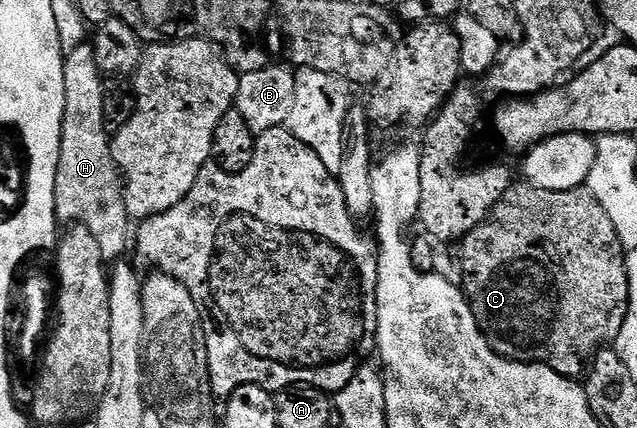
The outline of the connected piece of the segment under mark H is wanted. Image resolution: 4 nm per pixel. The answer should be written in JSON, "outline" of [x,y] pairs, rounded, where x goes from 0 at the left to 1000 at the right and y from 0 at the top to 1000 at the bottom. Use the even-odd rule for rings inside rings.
{"outline":[[[148,105],[118,107],[113,117],[110,110],[99,138],[99,166],[102,271],[86,414],[86,505],[94,521],[140,533],[159,577],[159,598],[165,607],[187,607],[203,584],[209,519],[199,505],[193,465],[196,425],[187,390],[181,386],[174,360],[176,325],[165,299],[165,175],[152,159]]]}

